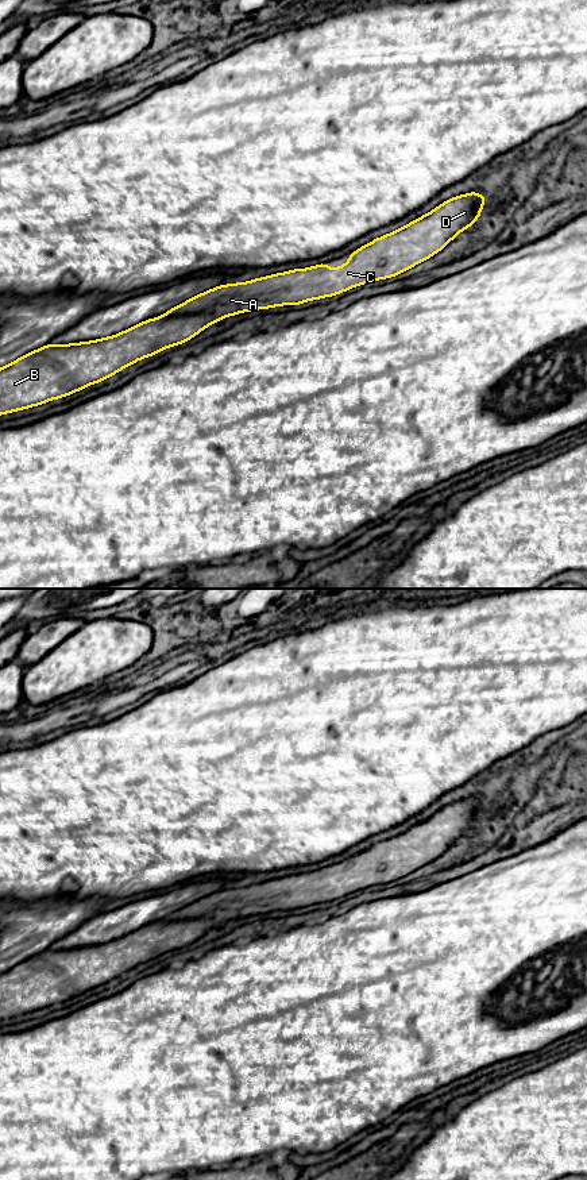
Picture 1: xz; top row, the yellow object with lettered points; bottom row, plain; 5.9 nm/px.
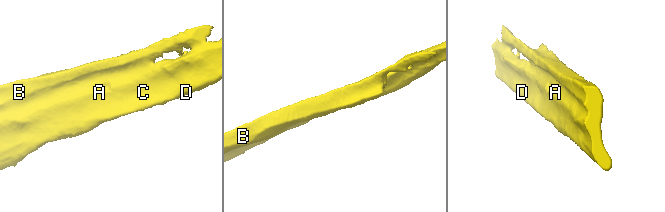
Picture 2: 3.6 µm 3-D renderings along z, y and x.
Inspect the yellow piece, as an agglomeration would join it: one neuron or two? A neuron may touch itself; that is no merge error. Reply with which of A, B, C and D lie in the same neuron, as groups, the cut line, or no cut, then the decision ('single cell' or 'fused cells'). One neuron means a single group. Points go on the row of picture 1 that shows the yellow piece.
groups A C D / B; cut xz (161, 316), (215, 313), (220, 317); fused cells

